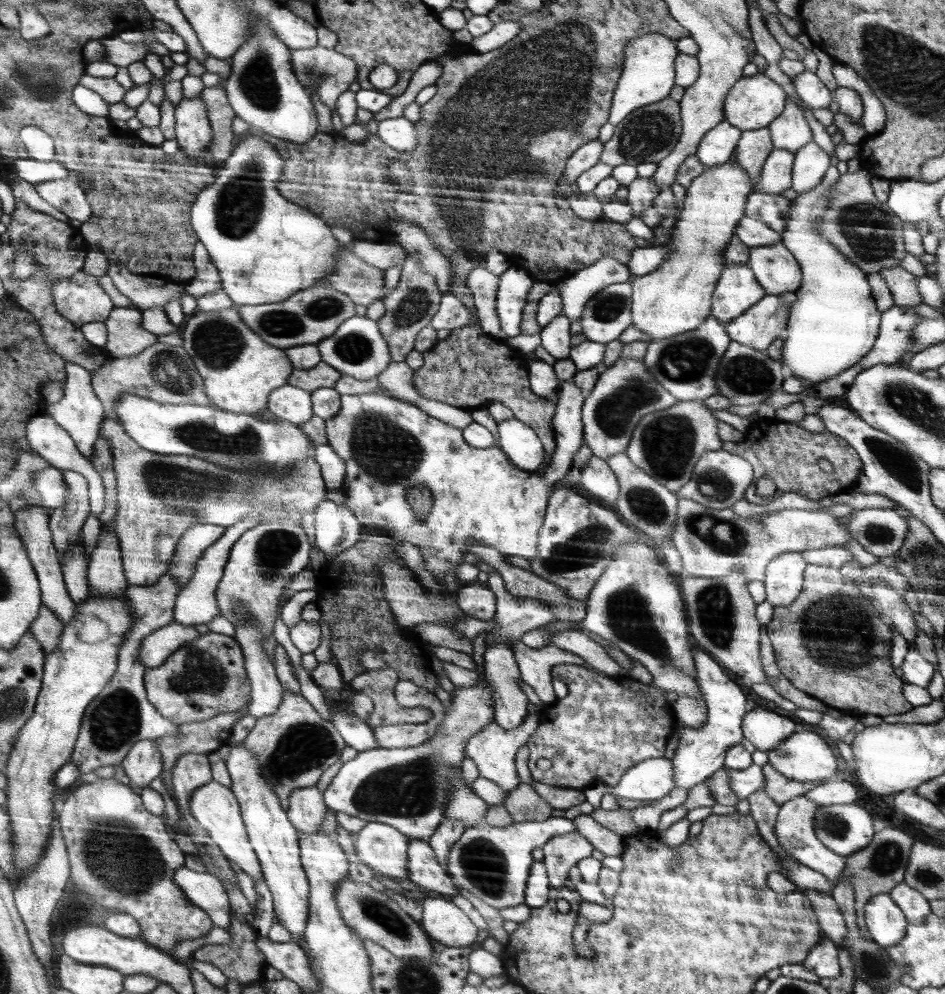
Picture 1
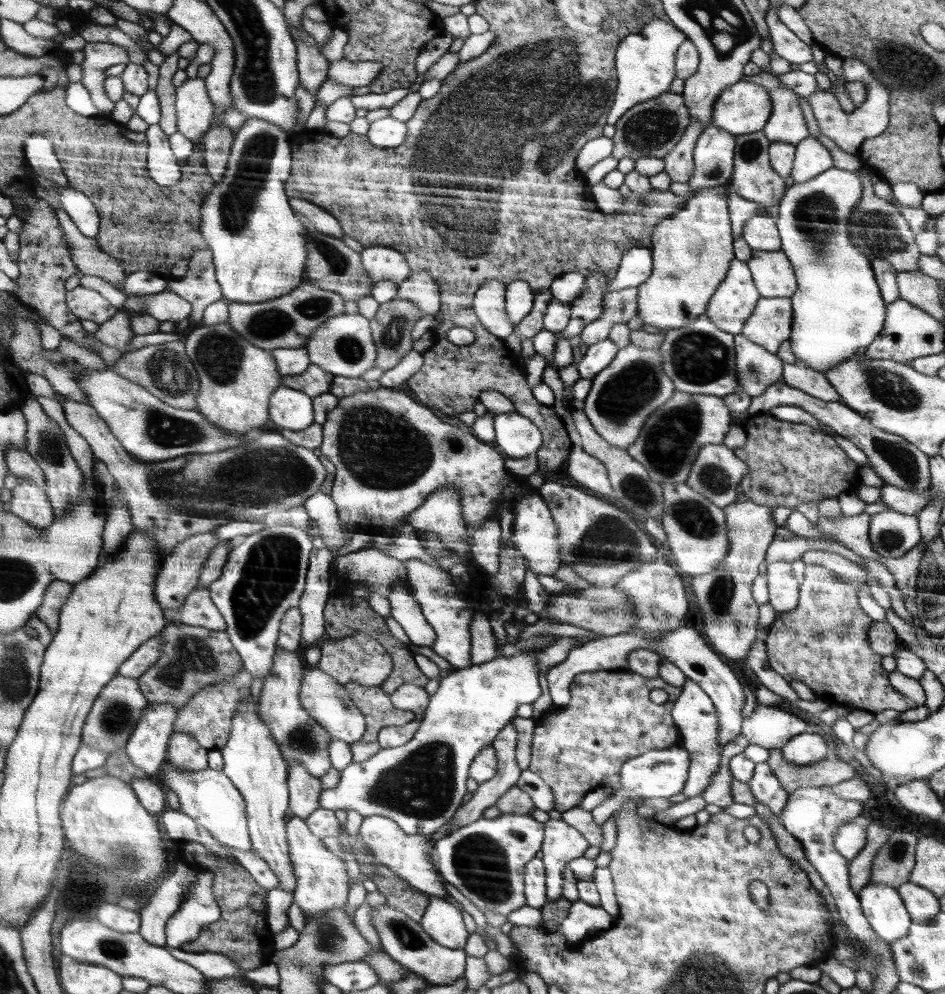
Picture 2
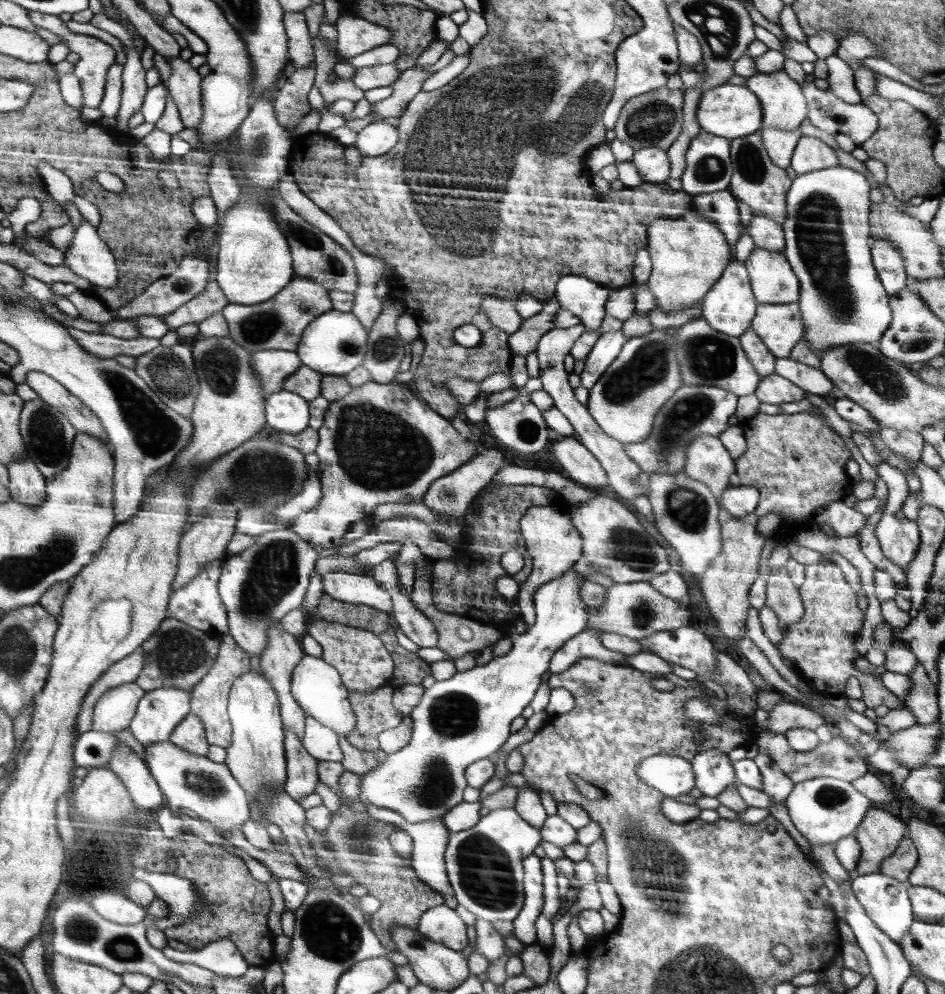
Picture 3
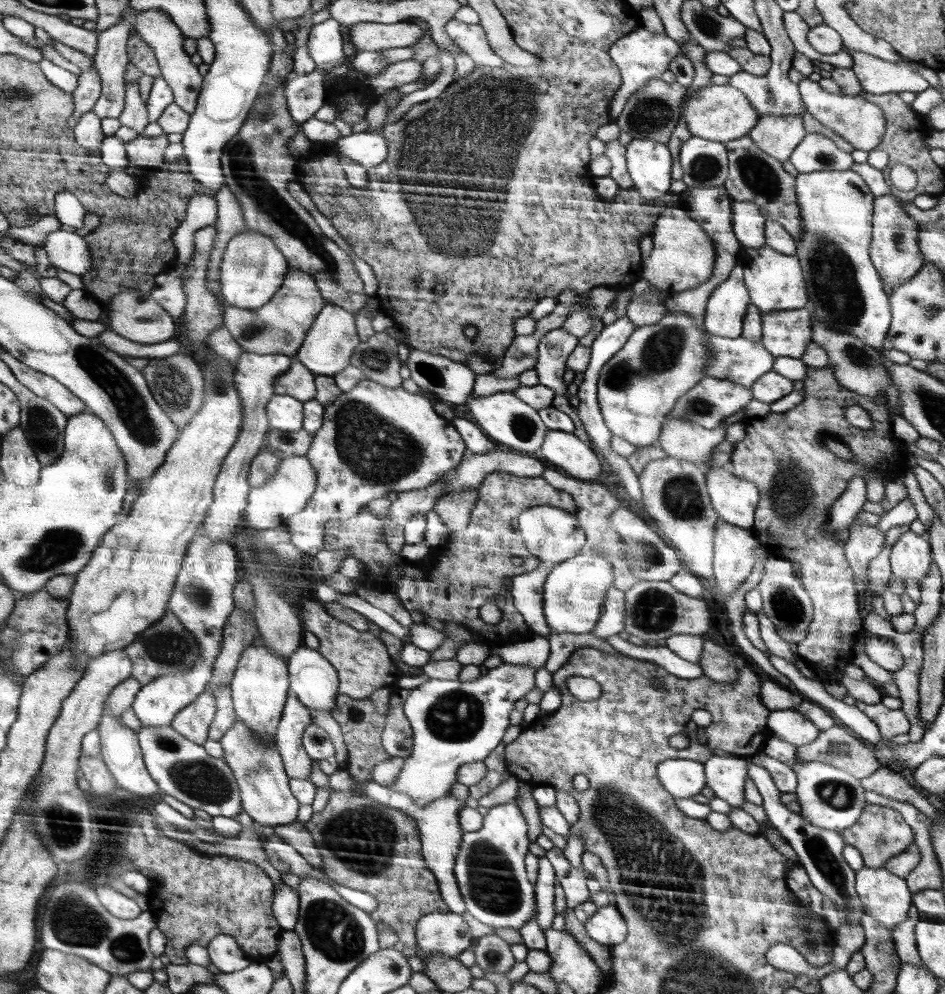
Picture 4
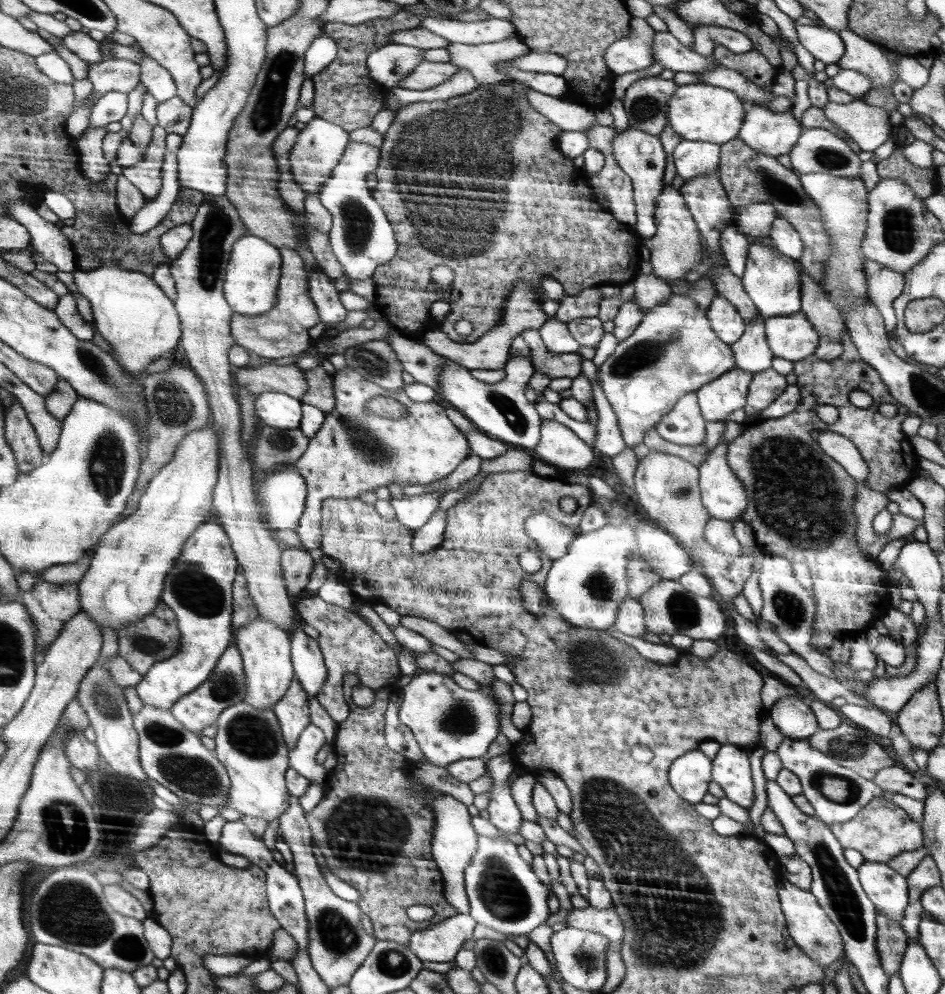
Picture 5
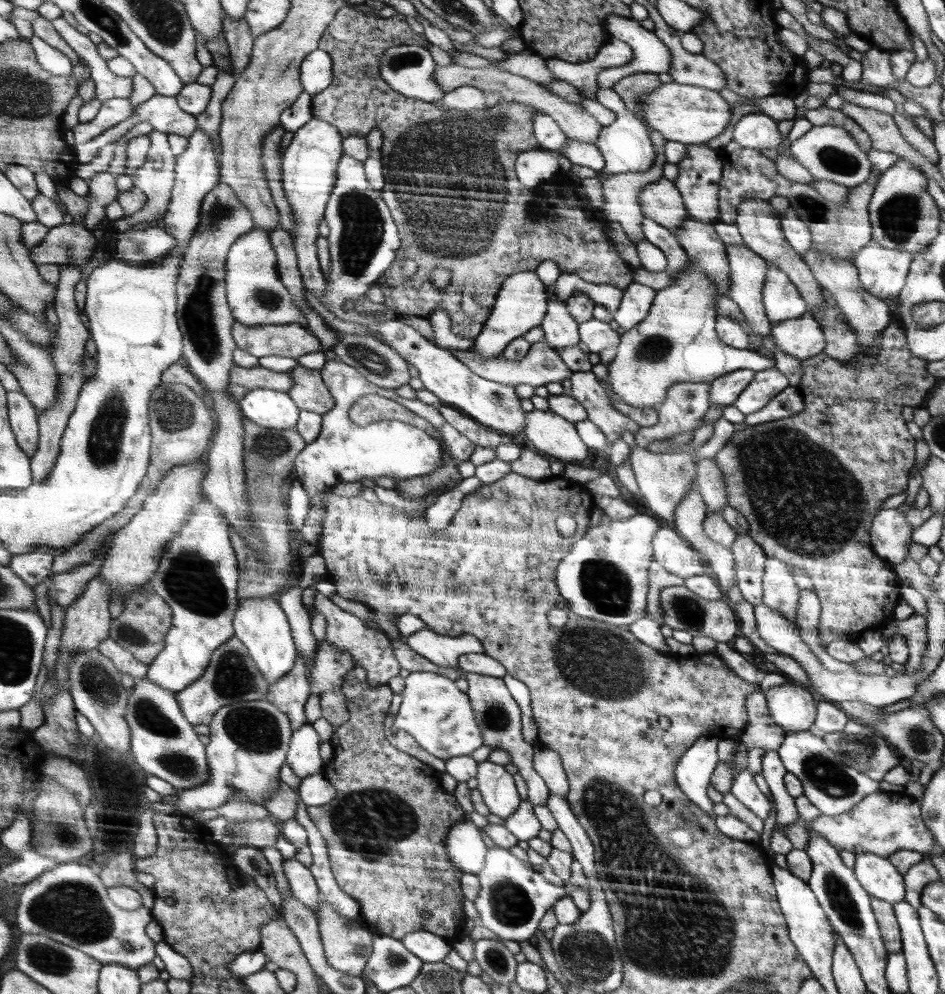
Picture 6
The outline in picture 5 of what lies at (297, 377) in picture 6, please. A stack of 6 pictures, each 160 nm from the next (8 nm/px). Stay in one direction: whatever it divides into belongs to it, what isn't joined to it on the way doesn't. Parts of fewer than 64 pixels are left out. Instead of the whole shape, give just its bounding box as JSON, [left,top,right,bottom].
[299,367,335,413]

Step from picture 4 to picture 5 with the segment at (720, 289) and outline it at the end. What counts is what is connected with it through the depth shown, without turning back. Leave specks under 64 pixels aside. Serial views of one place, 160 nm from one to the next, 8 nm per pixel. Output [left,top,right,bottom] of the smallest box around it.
[707,224,750,345]

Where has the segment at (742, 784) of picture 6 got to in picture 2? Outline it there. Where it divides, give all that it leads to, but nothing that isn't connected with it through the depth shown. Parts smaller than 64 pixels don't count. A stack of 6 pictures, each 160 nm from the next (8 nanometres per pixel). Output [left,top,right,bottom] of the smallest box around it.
[672,677,721,798]

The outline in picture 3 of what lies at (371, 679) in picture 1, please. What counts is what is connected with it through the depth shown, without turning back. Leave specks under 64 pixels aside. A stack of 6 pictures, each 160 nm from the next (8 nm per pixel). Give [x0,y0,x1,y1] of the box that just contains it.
[345,686,402,751]

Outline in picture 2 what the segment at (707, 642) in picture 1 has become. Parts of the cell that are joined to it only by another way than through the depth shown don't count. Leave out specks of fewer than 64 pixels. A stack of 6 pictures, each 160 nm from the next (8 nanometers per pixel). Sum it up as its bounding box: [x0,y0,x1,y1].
[692,500,779,661]

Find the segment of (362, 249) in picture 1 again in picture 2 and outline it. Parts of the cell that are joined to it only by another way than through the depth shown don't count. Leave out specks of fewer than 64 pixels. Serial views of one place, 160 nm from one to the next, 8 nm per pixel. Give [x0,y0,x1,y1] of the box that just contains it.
[359,246,410,285]

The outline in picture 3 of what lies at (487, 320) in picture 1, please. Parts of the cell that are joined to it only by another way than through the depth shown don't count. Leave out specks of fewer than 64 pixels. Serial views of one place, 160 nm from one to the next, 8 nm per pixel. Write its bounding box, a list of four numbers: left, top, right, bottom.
[480,297,524,334]

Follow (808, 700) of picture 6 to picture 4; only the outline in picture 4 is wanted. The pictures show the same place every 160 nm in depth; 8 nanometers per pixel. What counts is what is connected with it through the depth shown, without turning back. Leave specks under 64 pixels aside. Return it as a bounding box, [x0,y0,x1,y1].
[768,708,819,747]

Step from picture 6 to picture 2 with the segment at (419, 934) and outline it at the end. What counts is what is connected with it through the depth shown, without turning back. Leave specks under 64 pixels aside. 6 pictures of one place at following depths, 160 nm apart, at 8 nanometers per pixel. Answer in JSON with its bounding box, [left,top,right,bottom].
[419,896,468,949]

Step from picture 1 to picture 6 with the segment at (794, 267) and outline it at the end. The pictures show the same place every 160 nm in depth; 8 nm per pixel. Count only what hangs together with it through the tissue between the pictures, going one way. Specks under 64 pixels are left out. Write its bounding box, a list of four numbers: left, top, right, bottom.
[762,262,807,326]

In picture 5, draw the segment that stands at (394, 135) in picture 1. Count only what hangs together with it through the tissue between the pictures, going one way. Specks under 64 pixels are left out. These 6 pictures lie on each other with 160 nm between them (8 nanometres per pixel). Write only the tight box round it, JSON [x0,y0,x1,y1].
[318,142,398,281]

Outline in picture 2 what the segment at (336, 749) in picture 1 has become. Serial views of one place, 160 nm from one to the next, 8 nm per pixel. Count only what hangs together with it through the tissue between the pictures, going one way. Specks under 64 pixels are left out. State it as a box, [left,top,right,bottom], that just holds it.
[259,649,332,778]

